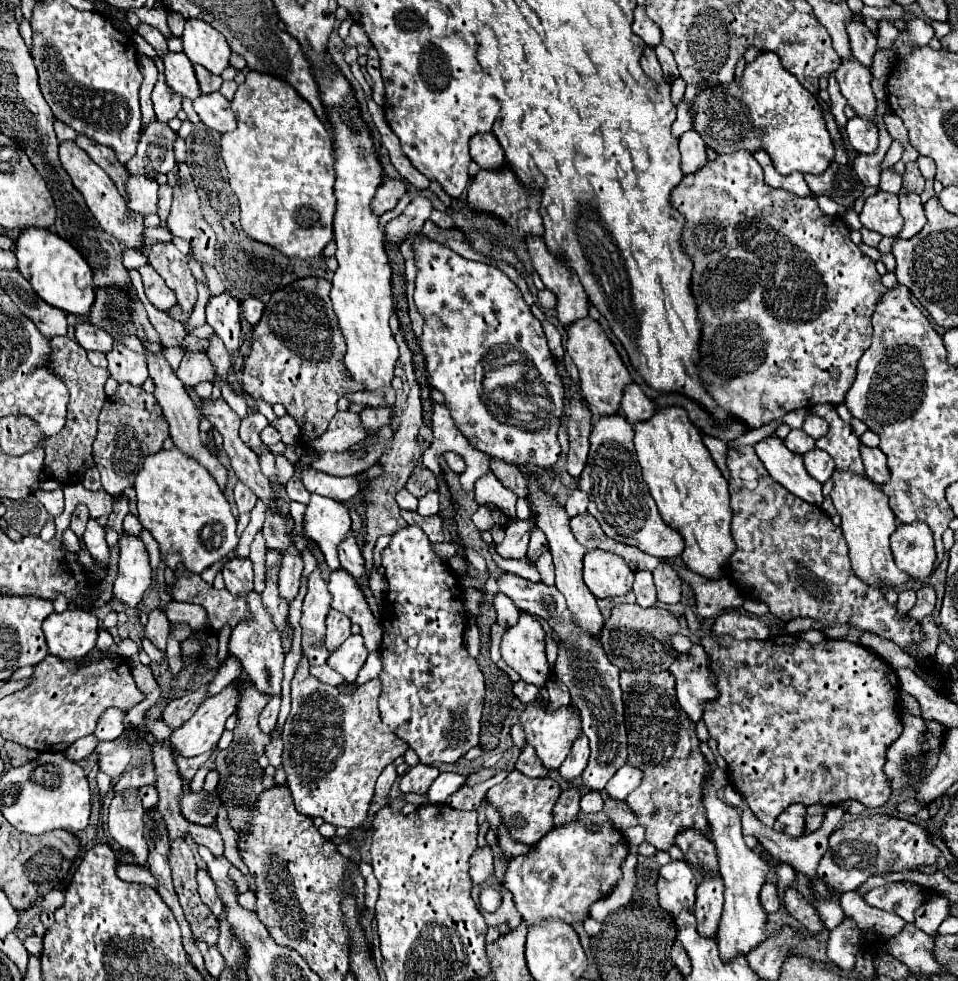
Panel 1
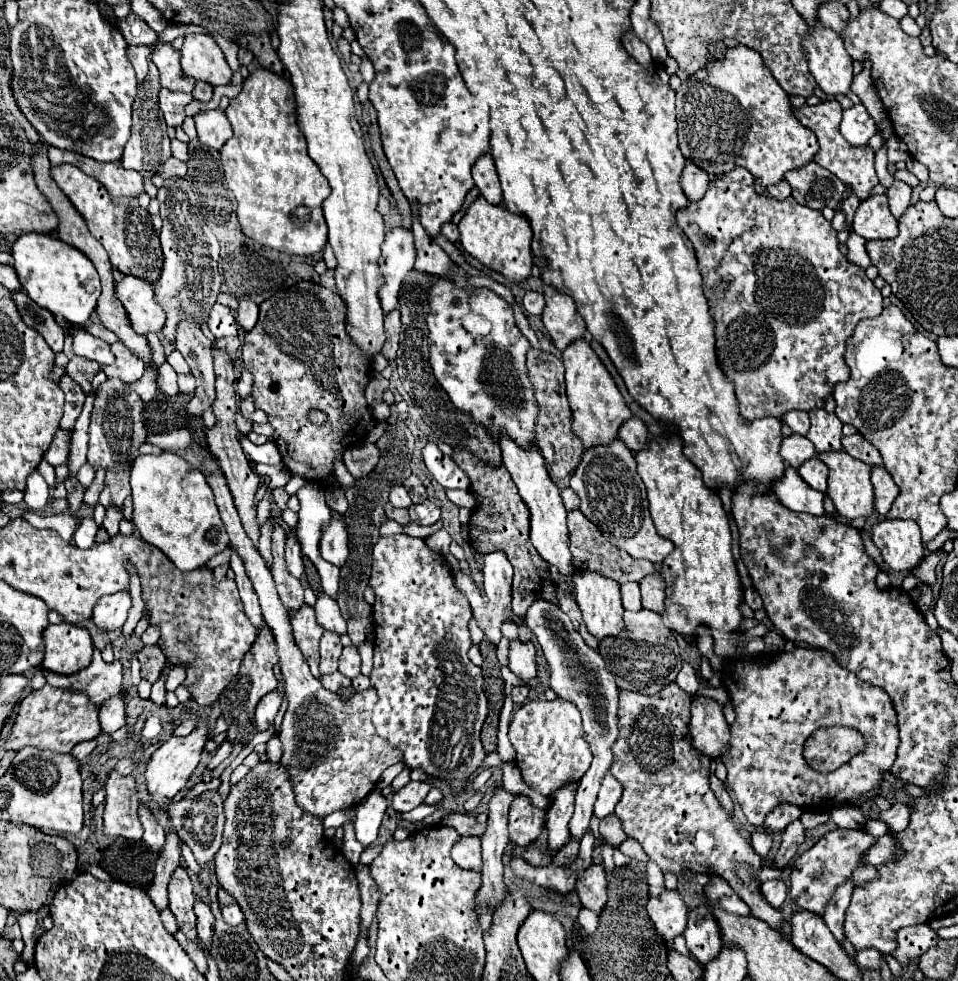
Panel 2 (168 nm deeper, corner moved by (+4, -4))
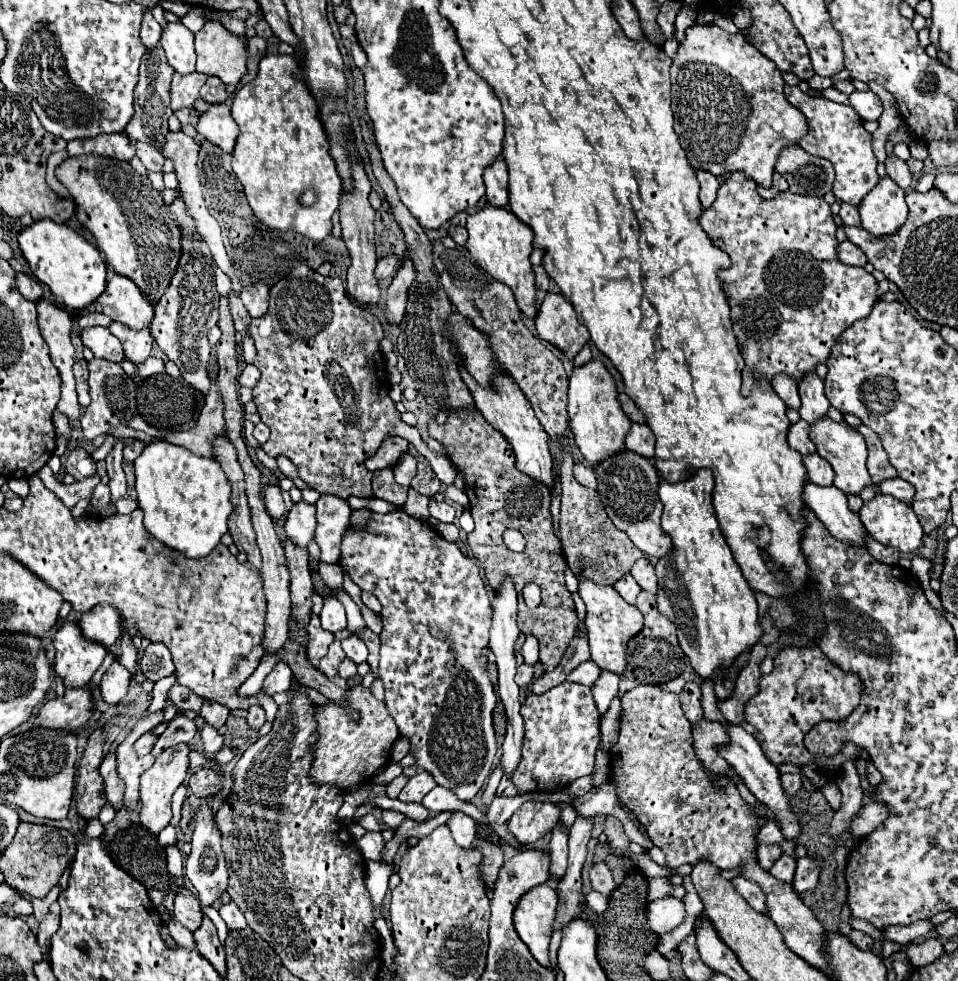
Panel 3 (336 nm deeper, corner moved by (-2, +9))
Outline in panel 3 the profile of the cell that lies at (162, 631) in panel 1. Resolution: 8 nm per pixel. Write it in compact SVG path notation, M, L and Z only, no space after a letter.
M150 643L140 659L140 671L150 681L160 681L174 673L174 663L170 659L168 649L162 643Z

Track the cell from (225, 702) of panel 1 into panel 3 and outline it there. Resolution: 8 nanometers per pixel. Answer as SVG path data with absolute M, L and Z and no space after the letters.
M186 743L166 749L162 755L156 757L156 763L148 771L144 771L144 775L140 777L140 803L142 803L140 823L154 835L158 835L170 823L170 817L172 817L170 799L172 799L172 793L176 791L176 787L182 785L182 781L186 779L188 751L190 751L190 747Z

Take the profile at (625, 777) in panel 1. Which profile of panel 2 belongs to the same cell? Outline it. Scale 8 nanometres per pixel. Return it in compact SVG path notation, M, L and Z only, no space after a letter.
M606 774L598 792L598 800L594 804L594 816L604 818L612 814L616 804L620 802L620 796L622 796L622 784L612 774Z

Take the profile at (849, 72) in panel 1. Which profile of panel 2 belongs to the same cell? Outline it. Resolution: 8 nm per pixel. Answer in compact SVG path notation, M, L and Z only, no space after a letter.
M818 24L816 30L810 30L810 36L802 40L802 44L808 52L810 72L814 74L818 86L830 96L848 94L854 70L842 38L824 24Z

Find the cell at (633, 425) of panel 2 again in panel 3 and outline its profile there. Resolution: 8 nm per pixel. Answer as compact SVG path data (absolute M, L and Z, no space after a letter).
M634 423L630 433L626 435L626 449L632 453L640 453L640 457L652 459L654 457L654 433L648 425Z

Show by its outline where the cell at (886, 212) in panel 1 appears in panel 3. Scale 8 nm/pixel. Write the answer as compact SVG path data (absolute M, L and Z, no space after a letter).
M890 177L880 179L880 183L864 197L858 211L862 227L876 237L896 233L908 217L904 191Z

